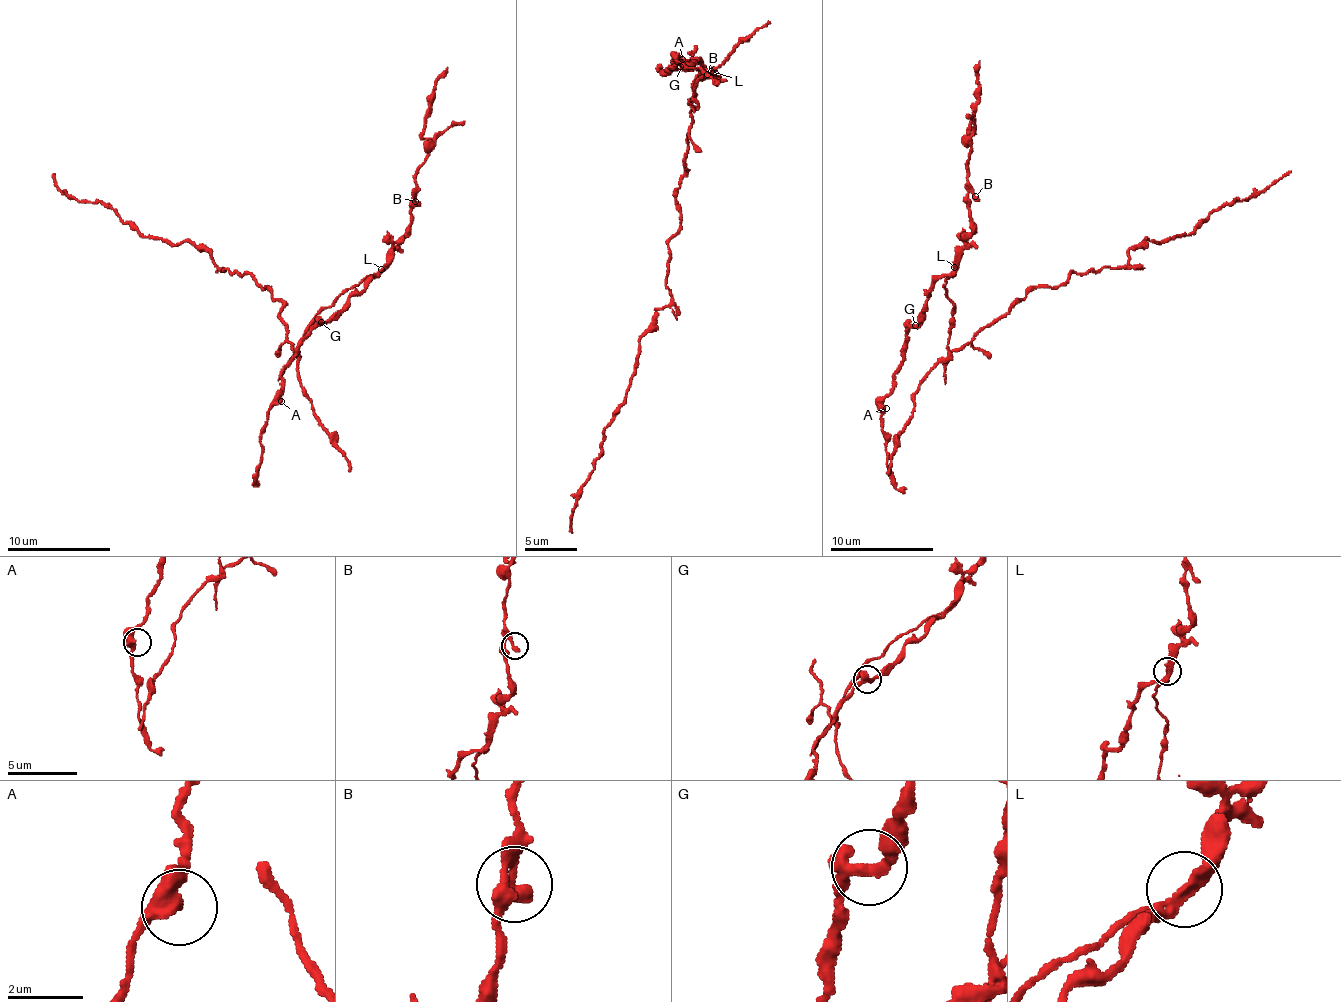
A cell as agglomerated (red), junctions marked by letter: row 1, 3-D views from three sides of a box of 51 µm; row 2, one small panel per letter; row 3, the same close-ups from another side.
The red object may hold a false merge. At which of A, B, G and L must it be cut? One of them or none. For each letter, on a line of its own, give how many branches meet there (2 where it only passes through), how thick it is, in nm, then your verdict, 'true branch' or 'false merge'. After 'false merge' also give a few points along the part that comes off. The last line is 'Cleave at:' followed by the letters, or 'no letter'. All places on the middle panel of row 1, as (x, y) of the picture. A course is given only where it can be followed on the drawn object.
A: 3 | 340 nm | true branch
B: 2 | 280 nm | true branch
G: 2 | 300 nm | true branch
L: 2 | 280 nm | false merge | (712, 70), (697, 74), (692, 99), (669, 303), (641, 338), (572, 532)
Cleave at: L

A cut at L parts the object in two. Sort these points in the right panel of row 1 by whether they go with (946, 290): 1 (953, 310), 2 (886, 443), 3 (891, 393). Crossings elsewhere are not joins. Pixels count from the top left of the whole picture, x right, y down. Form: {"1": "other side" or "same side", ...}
{"1": "same side", "2": "other side", "3": "other side"}

